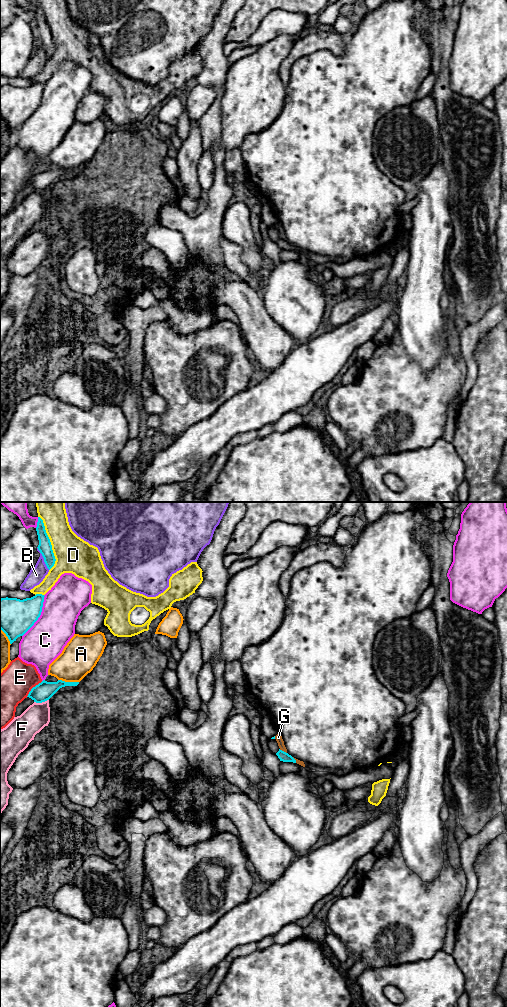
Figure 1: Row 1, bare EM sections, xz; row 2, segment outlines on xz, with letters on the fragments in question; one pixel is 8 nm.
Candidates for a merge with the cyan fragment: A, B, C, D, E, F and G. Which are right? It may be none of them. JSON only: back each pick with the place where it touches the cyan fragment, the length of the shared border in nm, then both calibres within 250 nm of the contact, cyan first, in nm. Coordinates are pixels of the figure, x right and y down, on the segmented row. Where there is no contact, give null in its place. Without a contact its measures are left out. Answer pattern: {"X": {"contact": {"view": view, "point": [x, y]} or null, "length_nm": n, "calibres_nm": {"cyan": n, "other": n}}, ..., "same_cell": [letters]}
{"same_cell": []}

